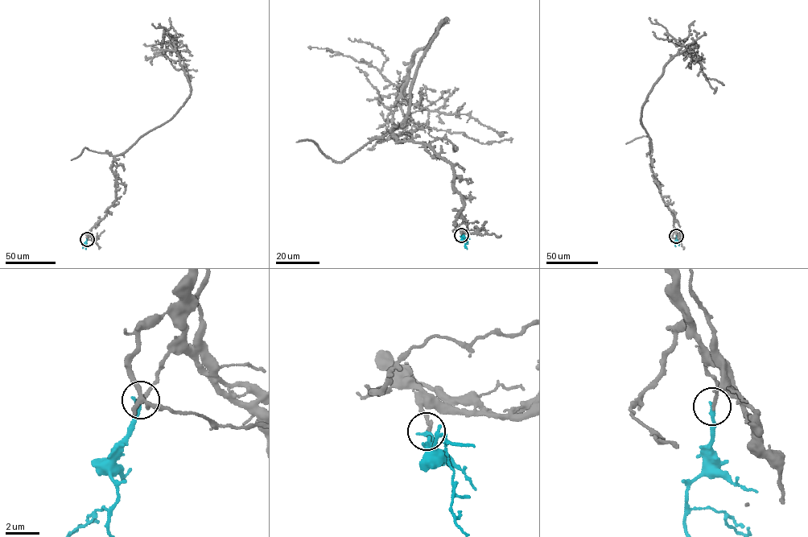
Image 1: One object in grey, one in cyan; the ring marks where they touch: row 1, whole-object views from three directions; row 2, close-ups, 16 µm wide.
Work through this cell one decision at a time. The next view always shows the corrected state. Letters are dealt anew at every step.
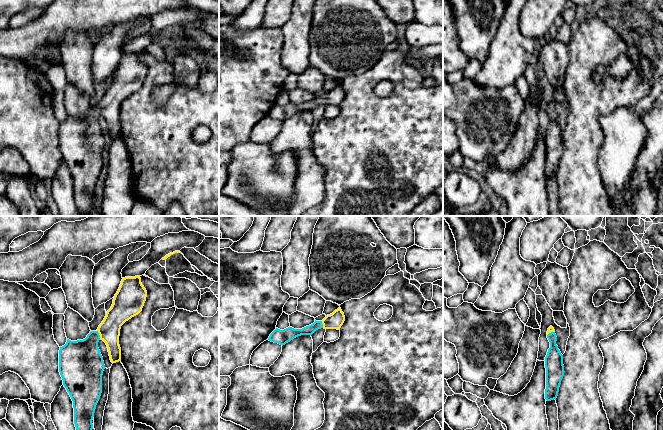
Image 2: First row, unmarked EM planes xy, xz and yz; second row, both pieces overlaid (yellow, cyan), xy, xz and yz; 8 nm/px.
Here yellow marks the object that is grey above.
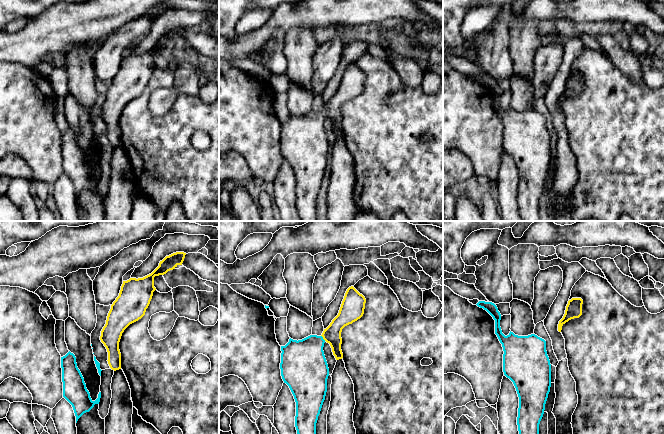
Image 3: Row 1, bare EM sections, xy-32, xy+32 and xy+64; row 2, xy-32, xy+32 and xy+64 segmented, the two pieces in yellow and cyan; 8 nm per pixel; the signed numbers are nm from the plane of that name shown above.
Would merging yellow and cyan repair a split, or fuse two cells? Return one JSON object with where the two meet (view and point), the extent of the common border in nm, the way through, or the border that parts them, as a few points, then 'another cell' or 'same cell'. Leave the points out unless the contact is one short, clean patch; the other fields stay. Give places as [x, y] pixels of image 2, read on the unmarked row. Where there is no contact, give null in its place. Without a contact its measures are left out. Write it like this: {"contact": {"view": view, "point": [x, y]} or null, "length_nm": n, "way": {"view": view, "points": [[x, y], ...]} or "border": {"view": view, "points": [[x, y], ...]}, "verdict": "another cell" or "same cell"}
{"contact": {"view": "xy", "point": [99, 110]}, "length_nm": 80, "way": {"view": "xy", "points": [[109, 106], [99, 110], [90, 119], [82, 136]]}, "verdict": "same cell"}

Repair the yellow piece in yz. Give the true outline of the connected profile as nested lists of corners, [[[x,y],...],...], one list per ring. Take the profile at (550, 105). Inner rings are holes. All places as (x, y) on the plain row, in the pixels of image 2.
[[[552,102],[548,104],[547,114],[550,118],[550,124],[548,125],[545,133],[546,144],[546,165],[545,175],[547,177],[556,176],[559,168],[561,156],[564,152],[563,131],[561,130],[558,122],[556,121],[557,113],[555,106]]]

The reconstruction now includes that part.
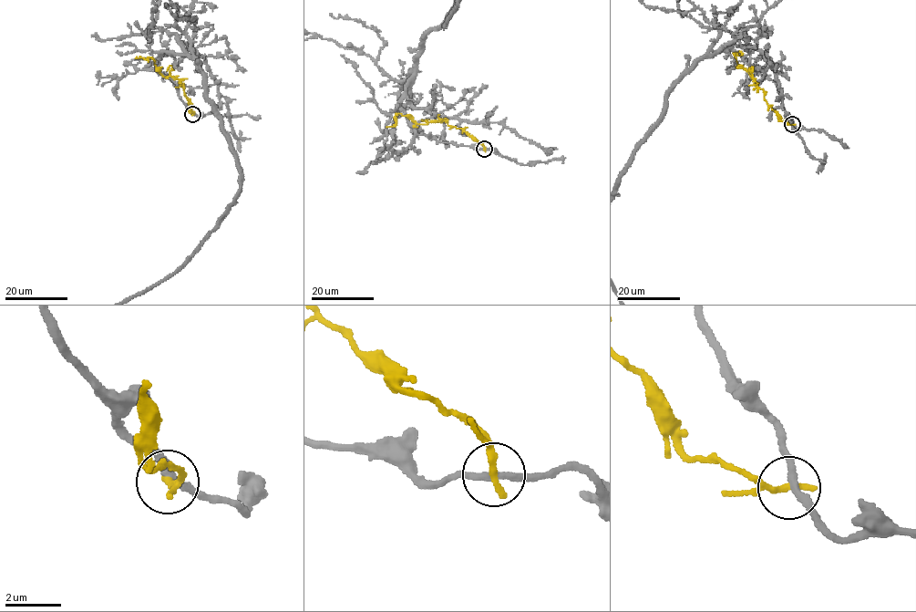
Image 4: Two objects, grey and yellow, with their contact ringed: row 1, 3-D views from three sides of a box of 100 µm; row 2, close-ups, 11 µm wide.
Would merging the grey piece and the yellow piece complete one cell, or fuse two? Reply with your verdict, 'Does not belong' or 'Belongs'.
Does not belong

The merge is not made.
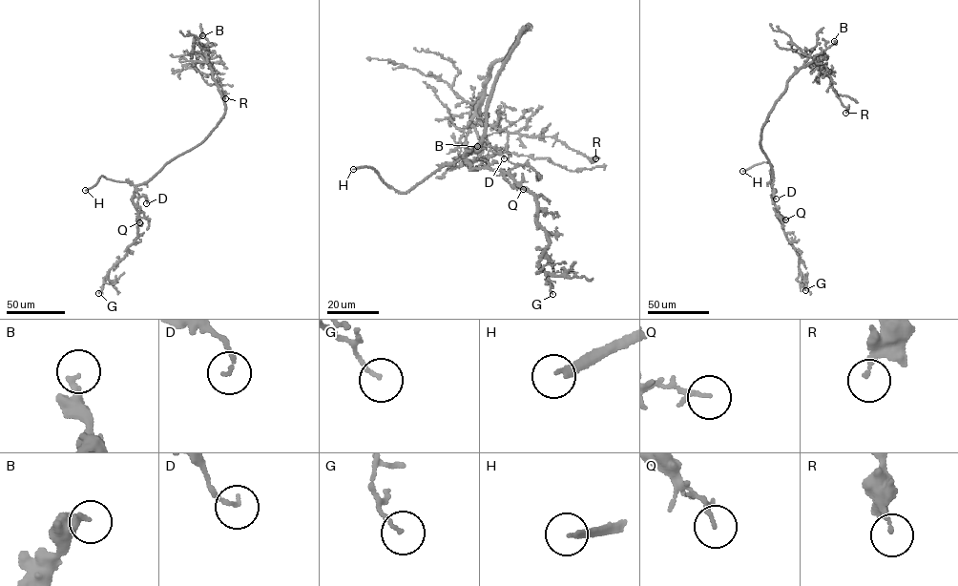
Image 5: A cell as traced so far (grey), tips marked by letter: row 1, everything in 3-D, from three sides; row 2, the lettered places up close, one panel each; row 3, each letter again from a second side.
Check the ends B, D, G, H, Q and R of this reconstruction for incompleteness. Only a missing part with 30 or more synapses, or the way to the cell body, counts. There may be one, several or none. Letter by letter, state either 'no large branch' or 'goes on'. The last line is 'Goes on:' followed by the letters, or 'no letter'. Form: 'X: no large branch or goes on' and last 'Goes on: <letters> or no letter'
B: no large branch
D: no large branch
G: no large branch
H: goes on
Q: no large branch
R: no large branch
Goes on: H

